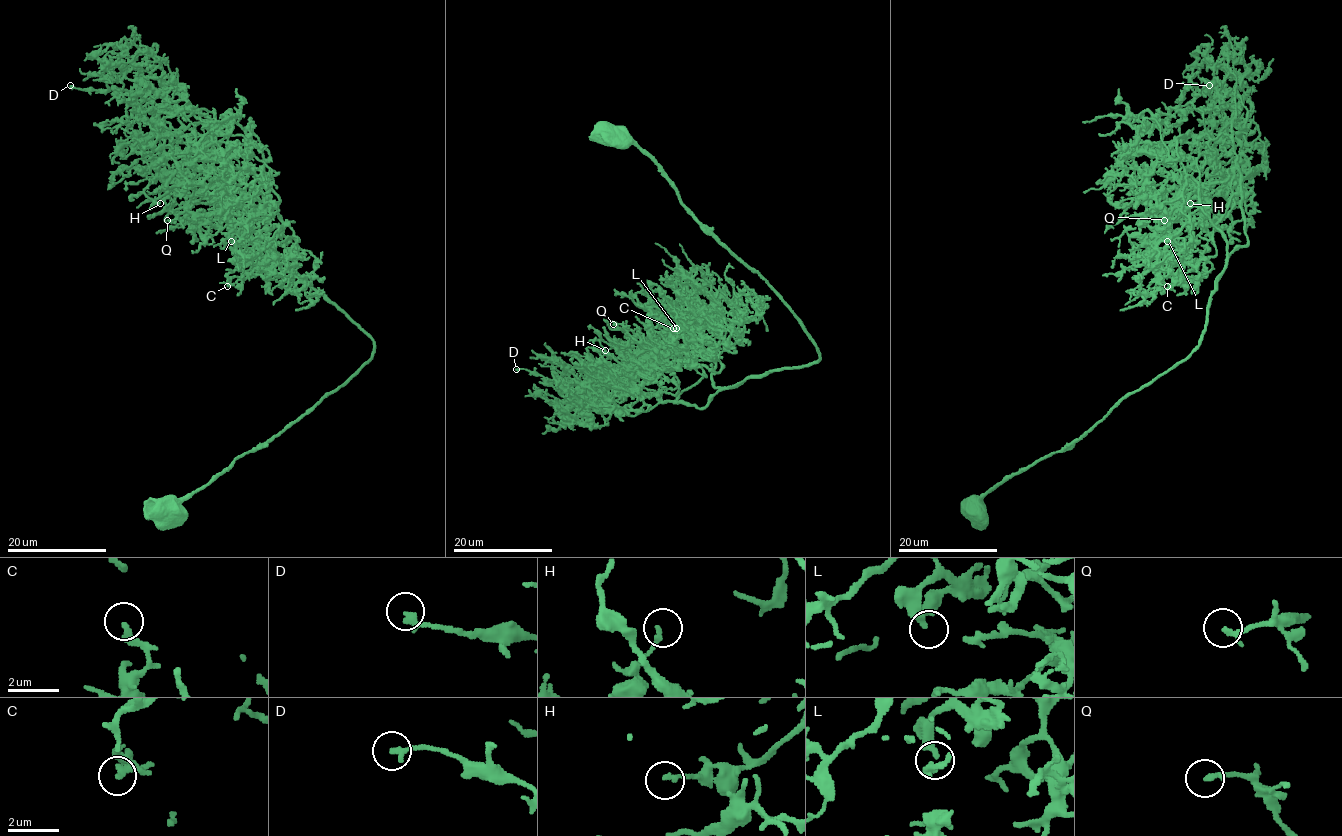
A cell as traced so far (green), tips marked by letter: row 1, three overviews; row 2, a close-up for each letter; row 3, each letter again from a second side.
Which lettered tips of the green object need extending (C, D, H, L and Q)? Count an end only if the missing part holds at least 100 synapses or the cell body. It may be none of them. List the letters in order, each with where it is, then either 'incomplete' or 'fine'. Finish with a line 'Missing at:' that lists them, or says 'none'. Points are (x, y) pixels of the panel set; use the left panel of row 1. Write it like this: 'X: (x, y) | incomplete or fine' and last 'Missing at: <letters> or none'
C: (227, 286) | fine
D: (70, 85) | fine
H: (160, 203) | fine
L: (231, 241) | fine
Q: (167, 220) | fine
Missing at: none

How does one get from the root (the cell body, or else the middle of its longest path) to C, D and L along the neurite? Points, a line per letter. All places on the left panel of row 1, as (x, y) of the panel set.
C: (169, 509), (282, 433), (373, 350), (272, 246), (270, 208), (247, 208), (237, 249), (251, 273), (227, 286)
D: (169, 509), (341, 387), (373, 340), (253, 239), (216, 175), (210, 126), (189, 129), (137, 81), (70, 85)
L: (169, 509), (282, 433), (373, 350), (272, 246), (270, 208), (248, 207), (231, 241)

